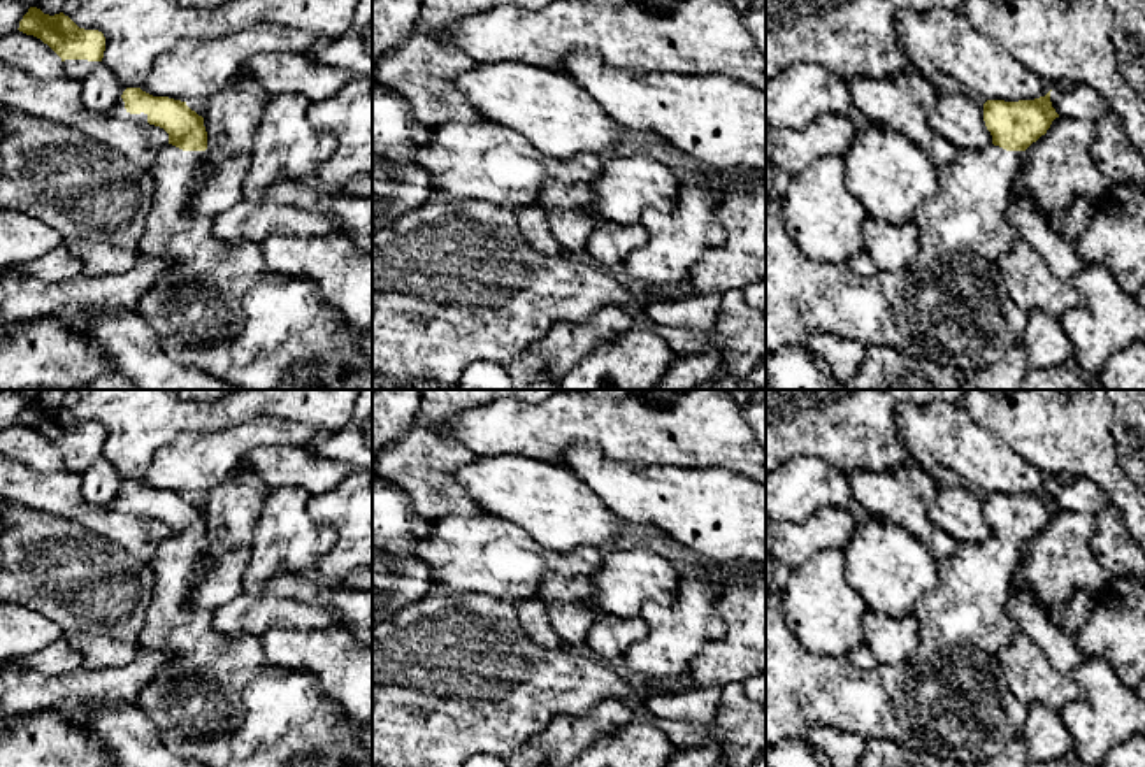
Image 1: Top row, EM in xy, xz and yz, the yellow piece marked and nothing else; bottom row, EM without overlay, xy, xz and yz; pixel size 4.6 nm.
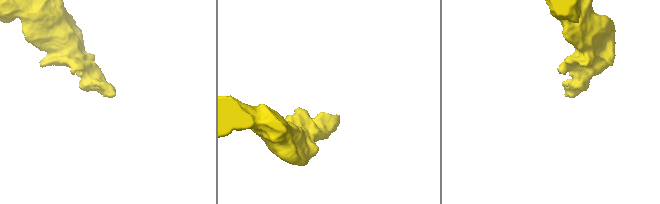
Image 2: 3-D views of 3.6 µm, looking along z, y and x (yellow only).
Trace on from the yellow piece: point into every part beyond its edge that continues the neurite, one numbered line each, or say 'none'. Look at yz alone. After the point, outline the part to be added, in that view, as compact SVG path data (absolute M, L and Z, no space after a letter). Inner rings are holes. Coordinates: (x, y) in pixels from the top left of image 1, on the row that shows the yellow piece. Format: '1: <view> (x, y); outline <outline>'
1: yz (950, 304); outline M990 144L983 151L957 149L954 158L945 167L938 168L936 193L917 209L915 223L920 232L920 251L915 260L897 272L876 272L875 276L861 276L848 263L822 263L811 260L792 242L790 235L785 230L781 198L773 193L773 165L766 158L766 351L776 351L787 346L796 348L806 344L810 333L827 332L841 339L859 340L862 346L887 344L897 351L908 353L920 360L927 360L940 367L950 363L964 377L989 363L997 362L1008 349L1020 344L1026 321L1026 312L1019 309L1008 295L1006 283L997 265L997 260L1012 249L1019 235L1017 228L1006 219L1005 212L1010 204L1013 181L1022 167L1022 160L1024 151L1006 151L994 144Z

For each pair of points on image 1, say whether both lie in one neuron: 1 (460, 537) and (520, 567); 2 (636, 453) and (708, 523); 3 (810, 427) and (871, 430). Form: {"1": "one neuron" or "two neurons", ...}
{"1": "one neuron", "2": "two neurons", "3": "one neuron"}

